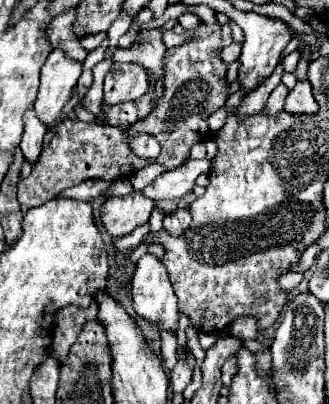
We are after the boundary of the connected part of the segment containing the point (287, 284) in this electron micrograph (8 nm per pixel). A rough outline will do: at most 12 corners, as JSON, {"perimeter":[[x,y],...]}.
{"perimeter":[[303,273],[281,275],[279,285],[291,291],[301,283]]}

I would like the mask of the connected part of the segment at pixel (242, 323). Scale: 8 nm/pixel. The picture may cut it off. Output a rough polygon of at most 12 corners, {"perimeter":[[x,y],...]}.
{"perimeter":[[245,315],[231,323],[231,333],[241,339],[255,339],[257,317]]}

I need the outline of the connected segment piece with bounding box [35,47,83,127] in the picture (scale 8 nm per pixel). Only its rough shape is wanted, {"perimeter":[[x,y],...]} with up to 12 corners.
{"perimeter":[[55,47],[41,67],[35,111],[49,127],[83,63]]}

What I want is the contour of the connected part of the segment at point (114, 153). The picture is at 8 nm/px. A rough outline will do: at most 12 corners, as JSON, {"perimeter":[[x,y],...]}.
{"perimeter":[[61,121],[19,203],[37,207],[85,179],[131,177],[127,129]]}

